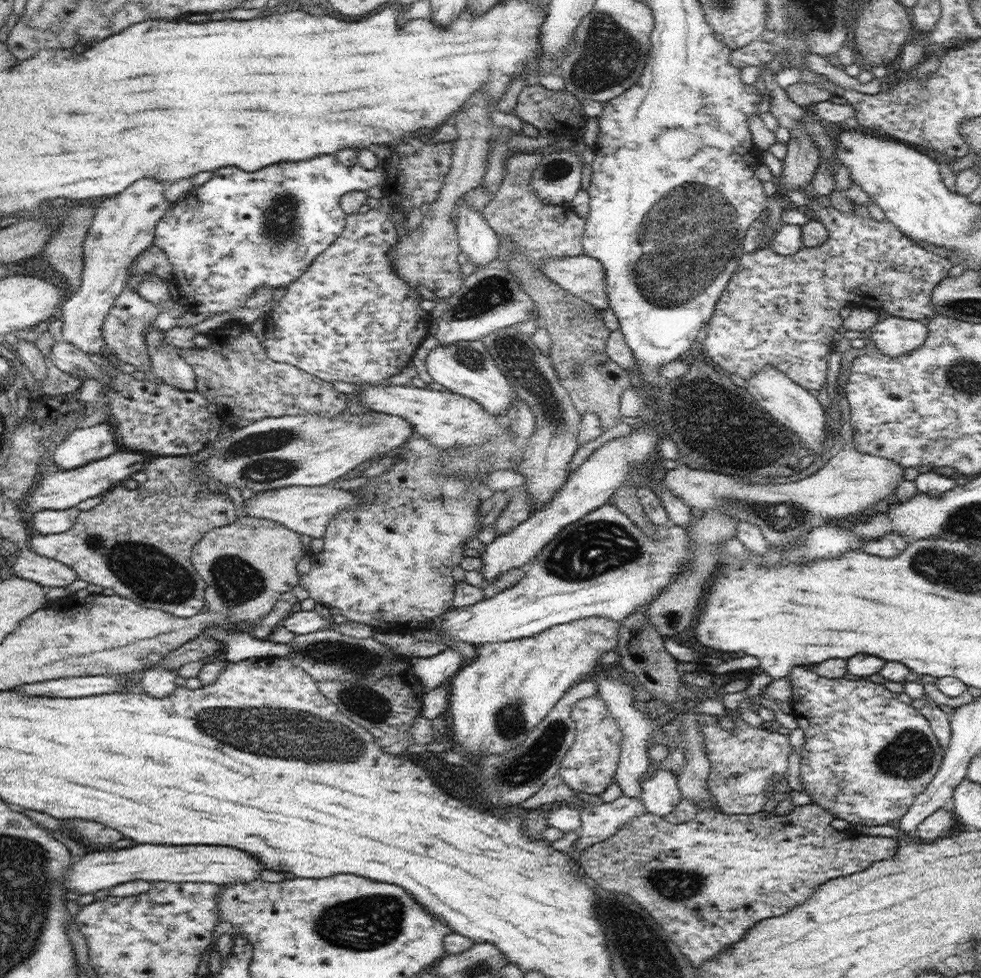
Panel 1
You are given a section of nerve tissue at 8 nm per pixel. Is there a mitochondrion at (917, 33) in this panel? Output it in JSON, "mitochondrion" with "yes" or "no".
{"mitochondrion":"no"}

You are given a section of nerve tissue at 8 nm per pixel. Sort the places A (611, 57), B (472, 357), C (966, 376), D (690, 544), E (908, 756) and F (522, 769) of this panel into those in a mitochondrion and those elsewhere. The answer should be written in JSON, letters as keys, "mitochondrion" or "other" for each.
{"A":"mitochondrion","B":"mitochondrion","C":"mitochondrion","D":"other","E":"mitochondrion","F":"mitochondrion"}

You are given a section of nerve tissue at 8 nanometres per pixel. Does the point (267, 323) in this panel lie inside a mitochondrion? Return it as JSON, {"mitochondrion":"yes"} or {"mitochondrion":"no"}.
{"mitochondrion":"no"}

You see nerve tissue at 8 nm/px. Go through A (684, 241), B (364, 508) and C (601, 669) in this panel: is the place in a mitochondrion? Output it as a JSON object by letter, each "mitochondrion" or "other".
{"A":"mitochondrion","B":"other","C":"other"}

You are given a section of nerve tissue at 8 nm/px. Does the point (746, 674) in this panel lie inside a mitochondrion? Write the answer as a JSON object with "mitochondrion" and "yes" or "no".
{"mitochondrion":"no"}

